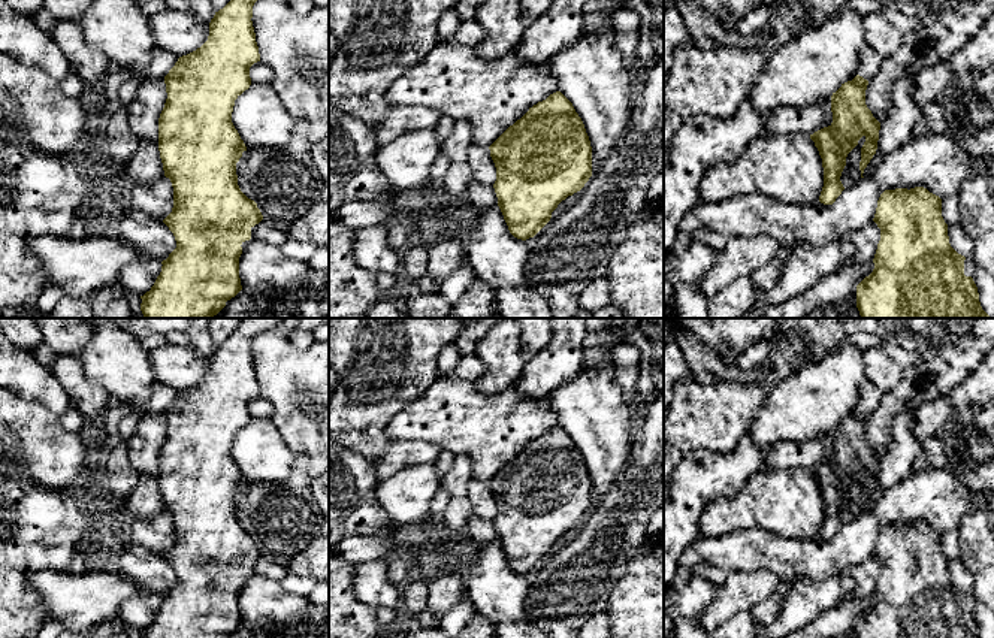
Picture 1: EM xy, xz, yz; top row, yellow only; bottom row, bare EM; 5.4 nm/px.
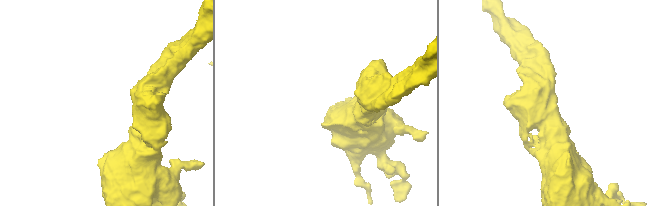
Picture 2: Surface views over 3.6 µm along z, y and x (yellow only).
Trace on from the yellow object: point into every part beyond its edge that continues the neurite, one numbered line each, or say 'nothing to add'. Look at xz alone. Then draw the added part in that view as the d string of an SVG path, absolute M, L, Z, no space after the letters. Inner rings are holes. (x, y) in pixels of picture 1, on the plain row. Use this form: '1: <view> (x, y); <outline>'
nothing to add

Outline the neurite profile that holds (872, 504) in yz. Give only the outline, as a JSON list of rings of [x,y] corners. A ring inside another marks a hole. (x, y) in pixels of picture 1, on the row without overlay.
[[[904,411],[894,418],[891,444],[880,457],[877,484],[864,504],[864,512],[876,511],[883,493],[919,466],[924,442],[916,436],[915,412]]]

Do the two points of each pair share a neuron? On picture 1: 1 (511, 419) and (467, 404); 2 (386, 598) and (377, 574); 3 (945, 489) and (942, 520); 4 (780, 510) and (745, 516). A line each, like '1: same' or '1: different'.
1: same
2: same
3: same
4: same

